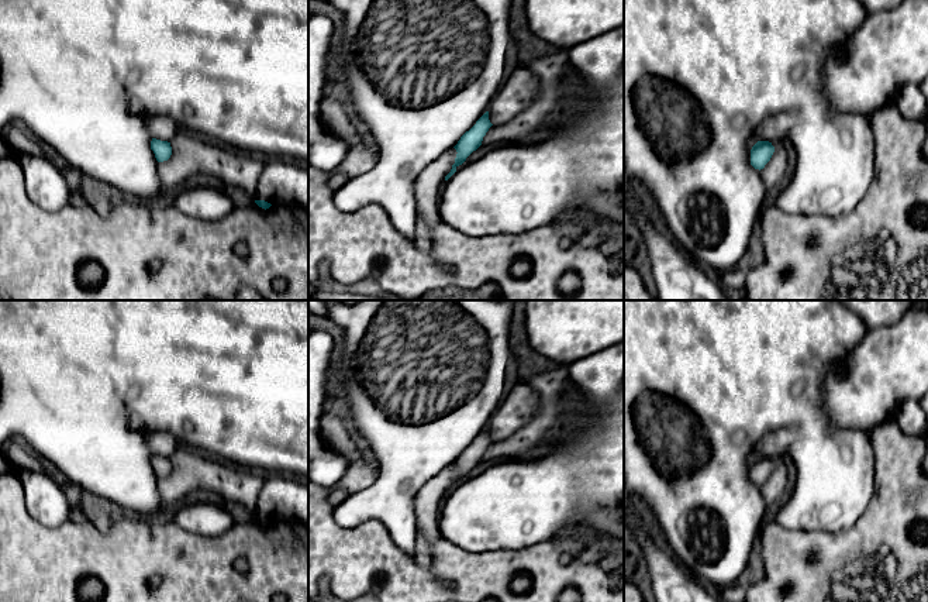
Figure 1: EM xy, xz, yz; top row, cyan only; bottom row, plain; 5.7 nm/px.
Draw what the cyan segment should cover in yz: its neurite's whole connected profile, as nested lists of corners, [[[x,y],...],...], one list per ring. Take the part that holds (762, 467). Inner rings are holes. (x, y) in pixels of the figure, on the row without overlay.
[[[758,457],[751,465],[751,481],[755,485],[763,485],[770,477],[775,462],[769,457]]]

